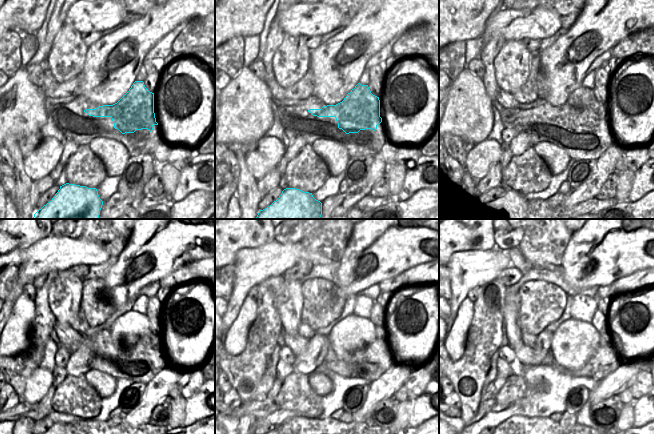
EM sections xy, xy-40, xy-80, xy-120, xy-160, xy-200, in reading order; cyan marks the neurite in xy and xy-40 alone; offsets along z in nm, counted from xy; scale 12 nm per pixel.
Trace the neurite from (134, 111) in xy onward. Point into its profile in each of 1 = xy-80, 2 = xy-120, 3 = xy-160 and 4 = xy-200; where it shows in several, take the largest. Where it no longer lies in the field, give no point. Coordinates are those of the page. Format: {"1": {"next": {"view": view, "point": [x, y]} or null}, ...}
{"1": {"next": {"view": "xy-80", "point": [575, 120]}}, "2": {"next": {"view": "xy-120", "point": [147, 343]}}, "3": {"next": {"view": "xy-160", "point": [372, 347]}}, "4": {"next": {"view": "xy-200", "point": [600, 348]}}}

